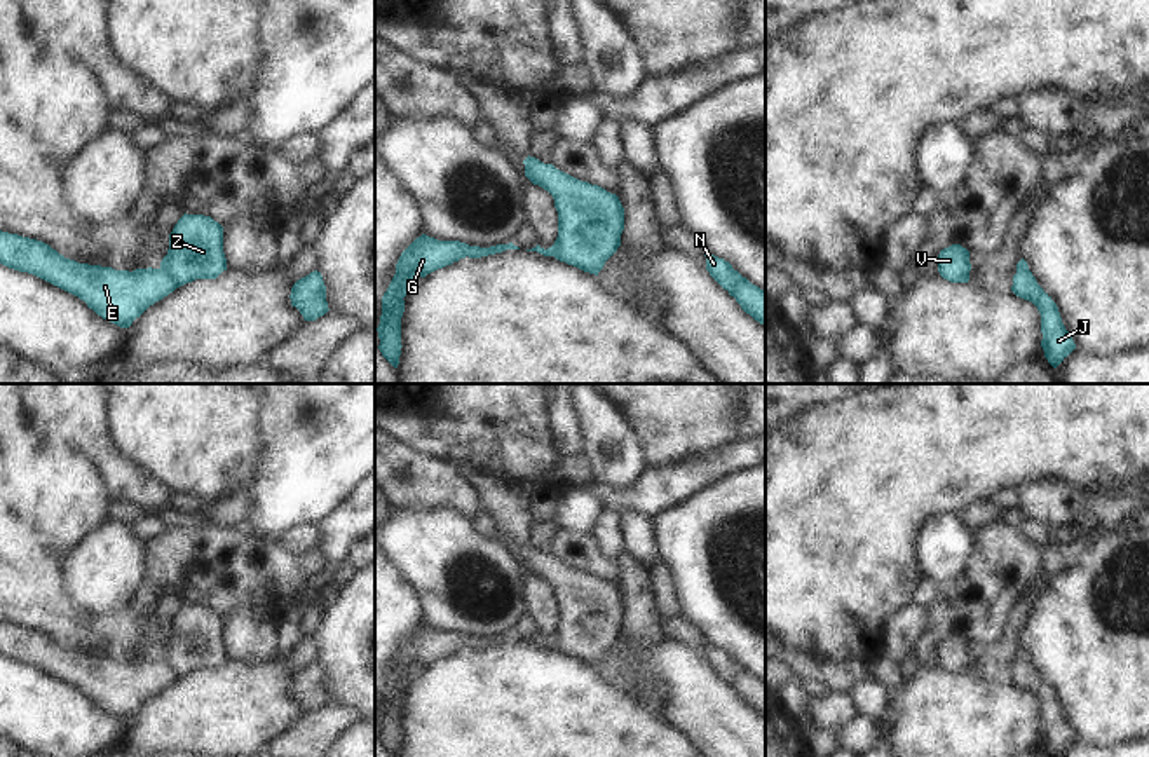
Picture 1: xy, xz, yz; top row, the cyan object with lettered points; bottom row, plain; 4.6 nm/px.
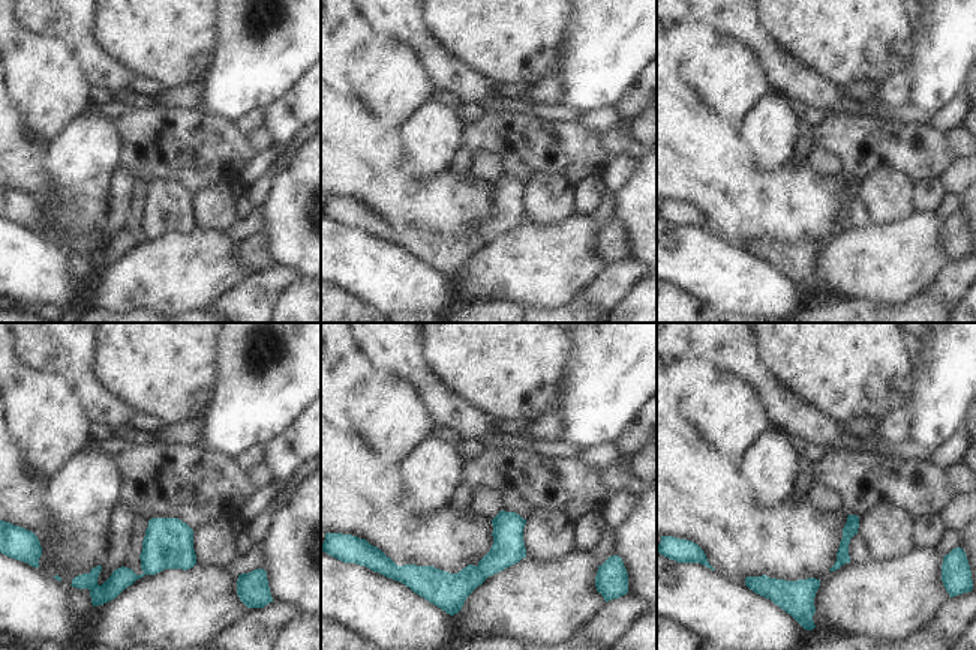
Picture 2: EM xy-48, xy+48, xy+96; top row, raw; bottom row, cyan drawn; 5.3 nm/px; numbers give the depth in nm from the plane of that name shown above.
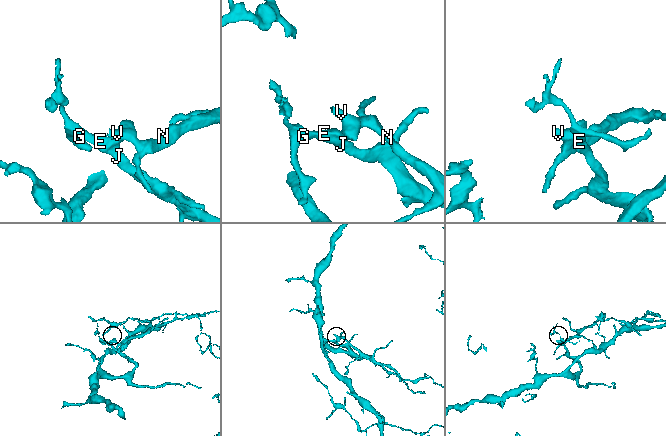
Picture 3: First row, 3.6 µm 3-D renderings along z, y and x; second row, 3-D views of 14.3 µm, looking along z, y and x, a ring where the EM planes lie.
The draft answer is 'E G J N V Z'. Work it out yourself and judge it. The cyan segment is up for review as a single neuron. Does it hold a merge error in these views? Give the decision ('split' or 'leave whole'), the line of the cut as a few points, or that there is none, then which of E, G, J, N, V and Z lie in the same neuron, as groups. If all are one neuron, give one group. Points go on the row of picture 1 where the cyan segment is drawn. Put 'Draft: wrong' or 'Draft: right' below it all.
split | xy (161, 267), (176, 286) | E G J / N V Z
Draft: wrong

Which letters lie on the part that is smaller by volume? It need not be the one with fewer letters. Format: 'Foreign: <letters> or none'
Foreign: N, V, Z

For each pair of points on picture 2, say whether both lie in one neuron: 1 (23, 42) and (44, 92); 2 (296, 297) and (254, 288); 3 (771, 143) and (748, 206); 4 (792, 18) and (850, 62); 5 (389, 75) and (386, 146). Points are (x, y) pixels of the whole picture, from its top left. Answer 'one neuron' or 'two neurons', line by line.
1: one neuron
2: two neurons
3: two neurons
4: one neuron
5: two neurons

